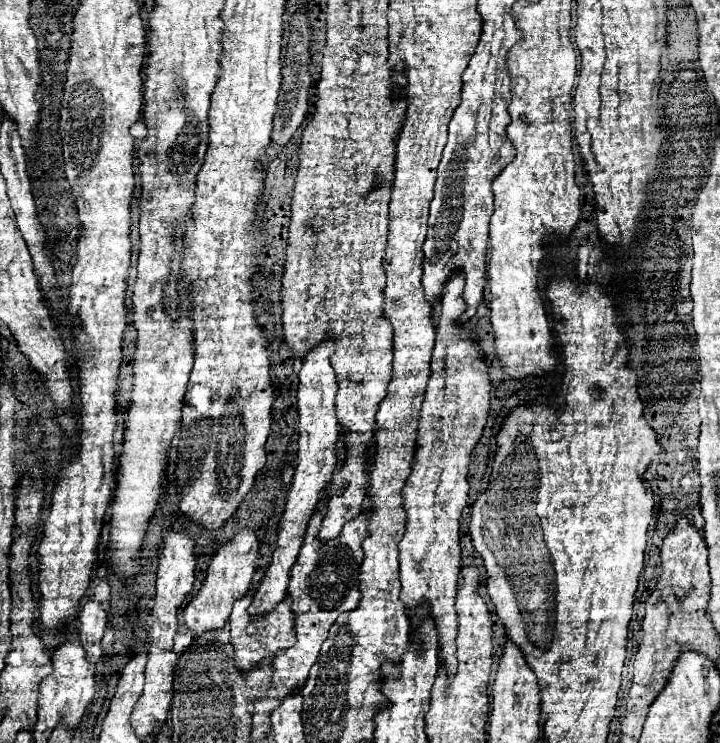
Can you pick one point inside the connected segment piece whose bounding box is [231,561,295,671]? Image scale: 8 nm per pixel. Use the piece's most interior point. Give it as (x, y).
(255, 637)

